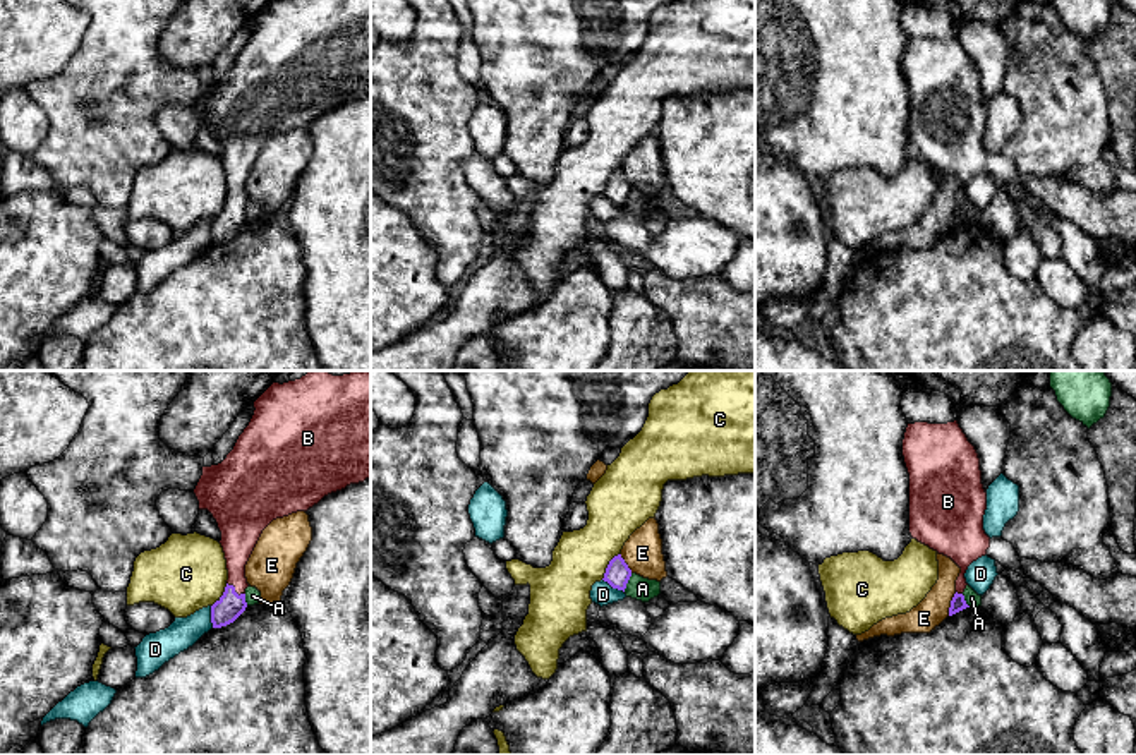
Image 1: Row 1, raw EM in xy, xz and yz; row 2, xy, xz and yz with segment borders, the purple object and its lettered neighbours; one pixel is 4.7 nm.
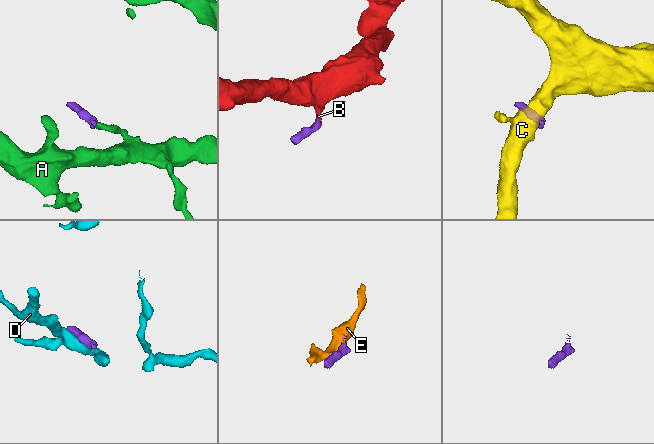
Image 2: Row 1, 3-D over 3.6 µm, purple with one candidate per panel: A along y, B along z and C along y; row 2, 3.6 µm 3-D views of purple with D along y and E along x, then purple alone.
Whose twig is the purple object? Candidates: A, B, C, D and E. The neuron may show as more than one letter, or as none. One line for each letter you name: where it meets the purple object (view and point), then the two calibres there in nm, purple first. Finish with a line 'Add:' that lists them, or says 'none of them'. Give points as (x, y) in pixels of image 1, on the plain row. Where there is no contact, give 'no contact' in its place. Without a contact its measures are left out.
B: meets purple in xy at (234, 206); 120 nm thick on the purple side, 170 nm on the other
Add: B

